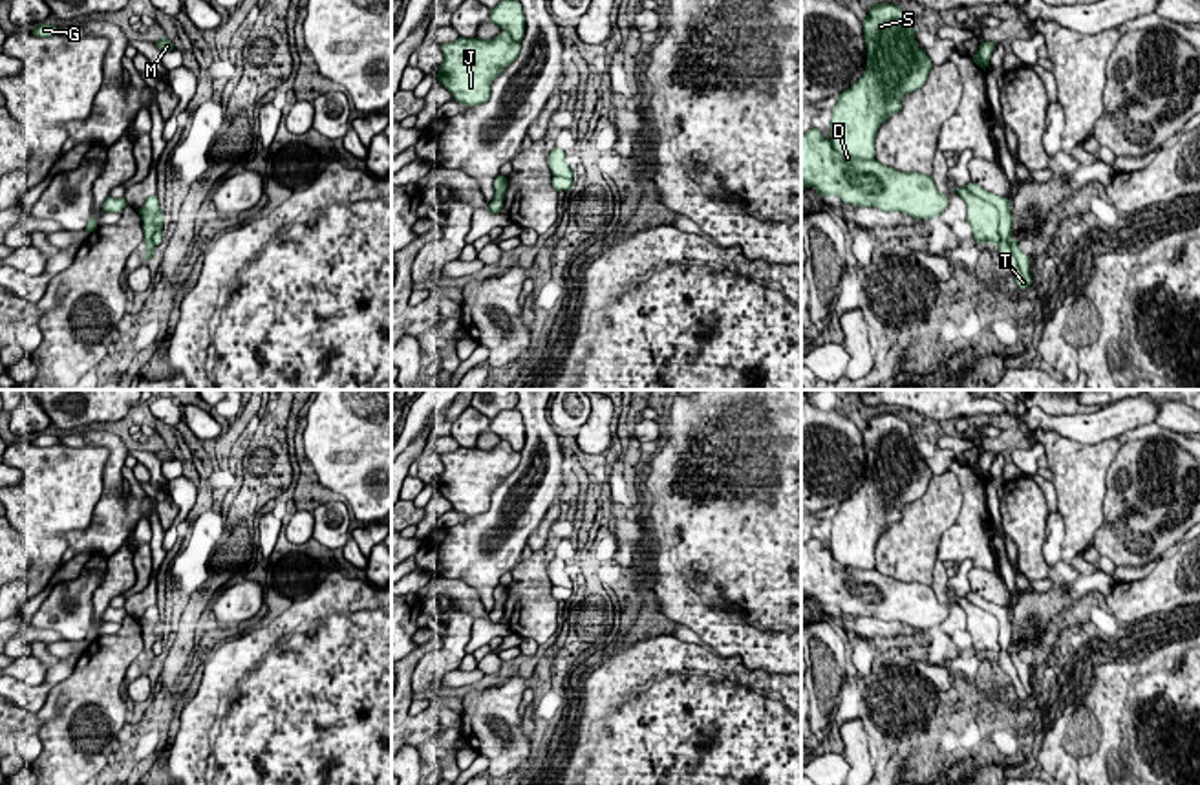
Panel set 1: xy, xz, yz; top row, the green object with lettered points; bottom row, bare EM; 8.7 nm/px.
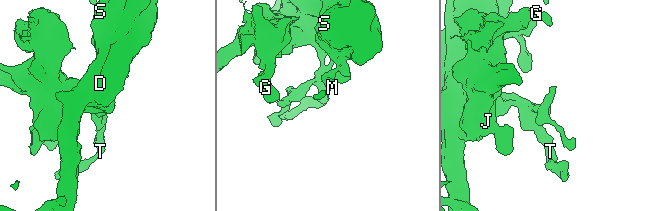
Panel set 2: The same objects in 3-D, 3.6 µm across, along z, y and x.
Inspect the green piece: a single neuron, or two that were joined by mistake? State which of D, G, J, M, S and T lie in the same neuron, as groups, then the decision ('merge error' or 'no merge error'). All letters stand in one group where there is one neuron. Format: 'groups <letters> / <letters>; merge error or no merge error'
groups D G J / M S T; merge error

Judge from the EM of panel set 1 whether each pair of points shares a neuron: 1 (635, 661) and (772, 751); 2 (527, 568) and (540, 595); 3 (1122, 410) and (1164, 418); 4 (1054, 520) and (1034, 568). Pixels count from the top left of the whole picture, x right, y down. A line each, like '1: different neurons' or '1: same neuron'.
1: same neuron
2: same neuron
3: different neurons
4: different neurons

